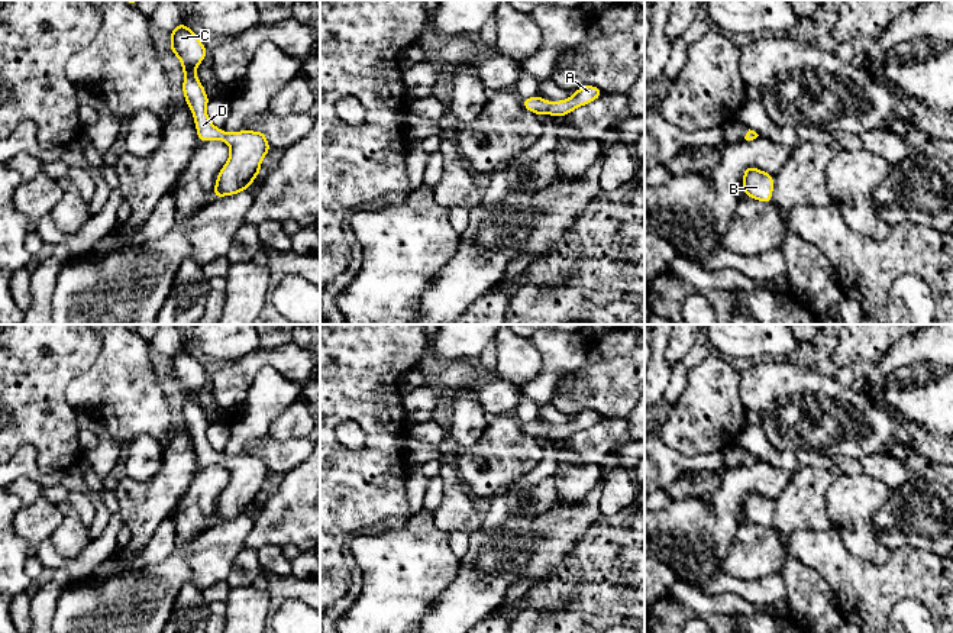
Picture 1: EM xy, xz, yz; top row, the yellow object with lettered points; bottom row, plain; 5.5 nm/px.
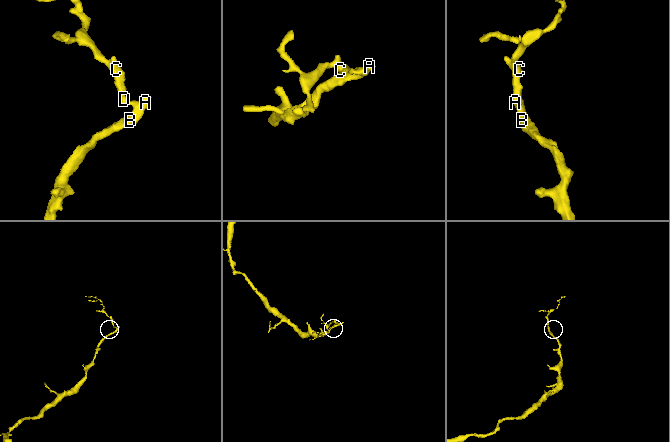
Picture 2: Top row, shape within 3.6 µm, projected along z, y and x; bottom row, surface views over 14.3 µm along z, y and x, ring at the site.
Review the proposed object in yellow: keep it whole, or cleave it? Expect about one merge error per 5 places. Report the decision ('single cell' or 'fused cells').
single cell

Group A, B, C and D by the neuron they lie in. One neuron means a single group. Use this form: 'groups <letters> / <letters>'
groups A B C D

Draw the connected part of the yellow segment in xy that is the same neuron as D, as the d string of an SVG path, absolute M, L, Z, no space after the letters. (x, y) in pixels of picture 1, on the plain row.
M178 348L171 355L169 374L177 380L182 390L182 417L193 437L200 466L220 464L230 472L230 481L217 498L213 523L248 514L259 500L264 481L271 475L265 458L262 455L240 455L229 458L211 448L206 437L210 423L200 404L196 401L196 393L209 377L191 352Z

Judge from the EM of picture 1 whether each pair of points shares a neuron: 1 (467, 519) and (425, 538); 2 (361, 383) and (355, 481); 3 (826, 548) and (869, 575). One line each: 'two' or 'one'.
1: two
2: one
3: one

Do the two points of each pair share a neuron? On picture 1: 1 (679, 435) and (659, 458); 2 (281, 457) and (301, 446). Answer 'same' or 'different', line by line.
1: different
2: same

